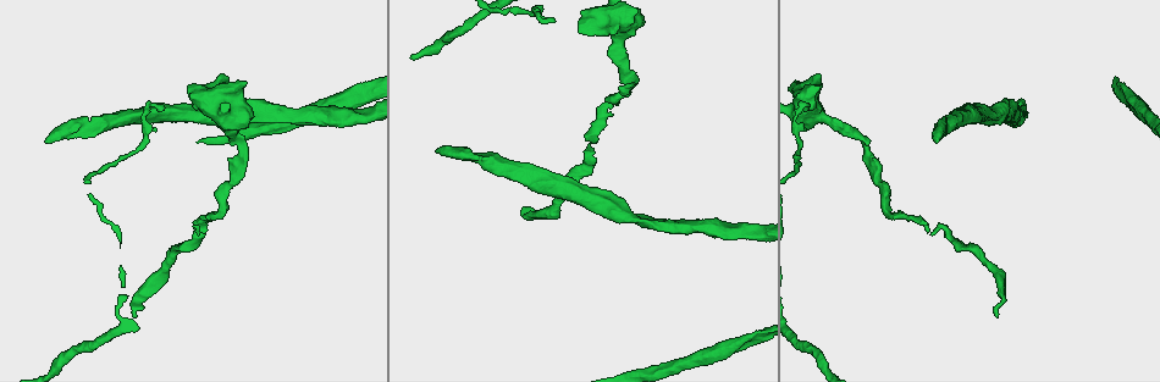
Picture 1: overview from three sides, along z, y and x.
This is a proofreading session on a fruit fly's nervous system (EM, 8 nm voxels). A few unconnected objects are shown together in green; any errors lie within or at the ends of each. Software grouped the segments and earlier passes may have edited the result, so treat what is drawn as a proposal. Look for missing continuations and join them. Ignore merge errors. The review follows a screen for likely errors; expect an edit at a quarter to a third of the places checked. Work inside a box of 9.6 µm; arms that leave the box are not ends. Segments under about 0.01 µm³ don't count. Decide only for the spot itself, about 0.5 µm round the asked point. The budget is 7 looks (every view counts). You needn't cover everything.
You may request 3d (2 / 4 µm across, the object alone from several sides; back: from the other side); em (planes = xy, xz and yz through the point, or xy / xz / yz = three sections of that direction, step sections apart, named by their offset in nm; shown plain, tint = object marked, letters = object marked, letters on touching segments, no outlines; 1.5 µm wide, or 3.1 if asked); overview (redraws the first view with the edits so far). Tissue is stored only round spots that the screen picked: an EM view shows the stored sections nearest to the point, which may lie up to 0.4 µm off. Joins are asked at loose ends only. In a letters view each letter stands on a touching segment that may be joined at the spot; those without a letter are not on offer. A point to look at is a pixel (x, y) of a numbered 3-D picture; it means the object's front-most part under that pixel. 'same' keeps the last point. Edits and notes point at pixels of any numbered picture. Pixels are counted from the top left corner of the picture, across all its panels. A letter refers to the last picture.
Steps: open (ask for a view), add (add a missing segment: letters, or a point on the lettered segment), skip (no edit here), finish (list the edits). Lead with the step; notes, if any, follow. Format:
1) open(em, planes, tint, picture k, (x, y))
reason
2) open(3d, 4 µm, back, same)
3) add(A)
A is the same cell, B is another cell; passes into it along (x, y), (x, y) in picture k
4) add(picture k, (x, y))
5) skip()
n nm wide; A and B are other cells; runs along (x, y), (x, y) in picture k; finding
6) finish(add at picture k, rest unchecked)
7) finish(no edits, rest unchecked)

open(3d, 4 µm, picture 1, (936, 141))
end of a long branch

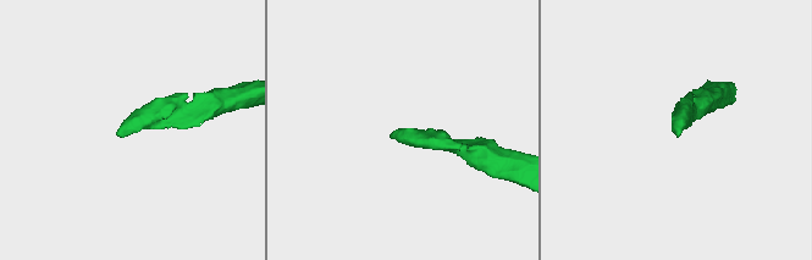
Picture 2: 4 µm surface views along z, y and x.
open(em, yz, step 8, letters, picture 2, (680, 133))

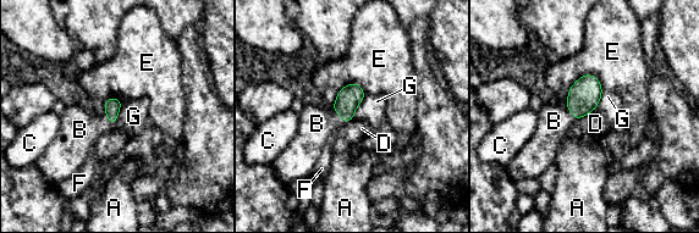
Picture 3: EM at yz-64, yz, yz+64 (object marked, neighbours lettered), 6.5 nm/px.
add(B)
E touches over 280 nm; B is the same cell, A, C, D, E, F and G are other cells; passes into it along (350, 96), (339, 114), (317, 123) in picture 3; it goes on there

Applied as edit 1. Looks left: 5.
open(overview)
redraw

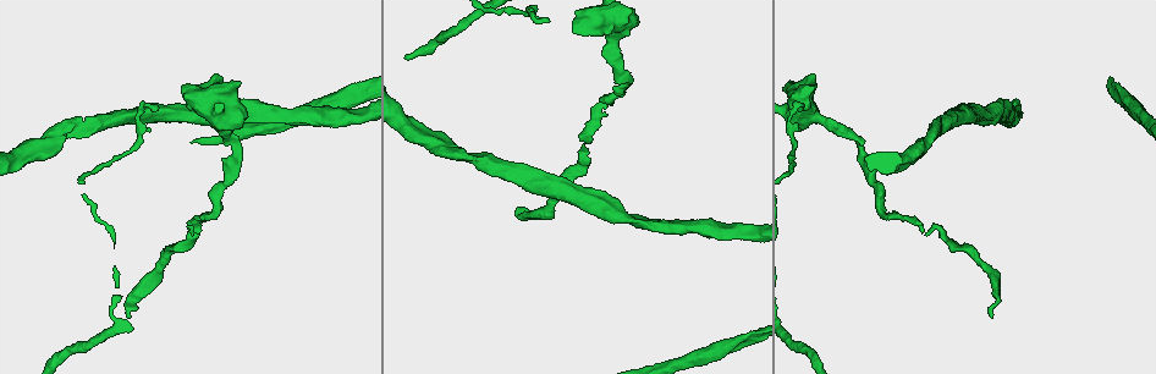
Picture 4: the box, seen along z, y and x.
open(em, planes, letters, picture 4, (519, 210))
end of a long branch

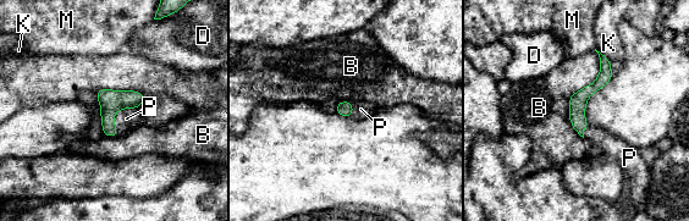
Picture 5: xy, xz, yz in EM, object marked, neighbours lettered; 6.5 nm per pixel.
add(P)
100 nm wide; P is the same cell, B, D, K and M are other cells; it goes on there

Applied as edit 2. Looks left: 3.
open(overview)

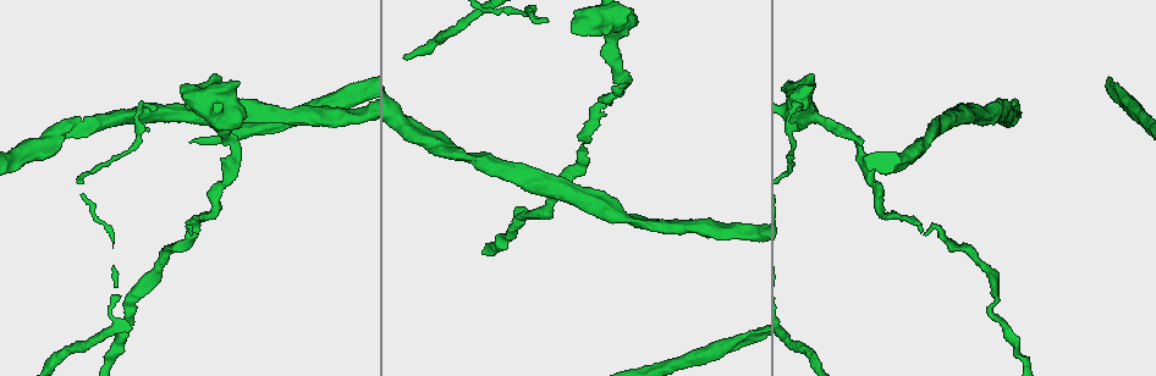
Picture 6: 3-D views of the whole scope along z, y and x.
open(3d, 4 µm, back, picture 6, (153, 110))
an open end

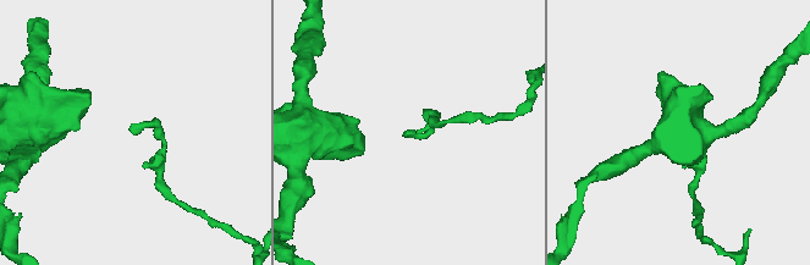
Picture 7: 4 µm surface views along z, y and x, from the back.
open(em, planes, letters, picture 7, (407, 133))
need the tissue

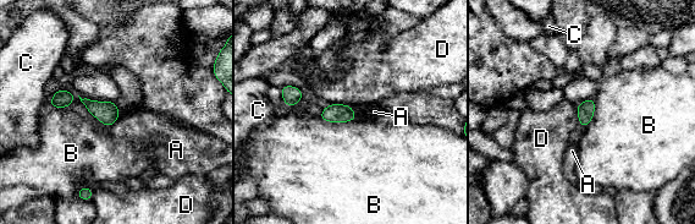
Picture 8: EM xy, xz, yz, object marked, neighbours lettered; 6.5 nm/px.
skip()
110 nm wide; A, B, C and D are other cells; border along (318, 115), (335, 123), (357, 119) in picture 8; none of them fits

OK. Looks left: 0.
finish(add at picture 3, add at picture 5, rest unchecked)

